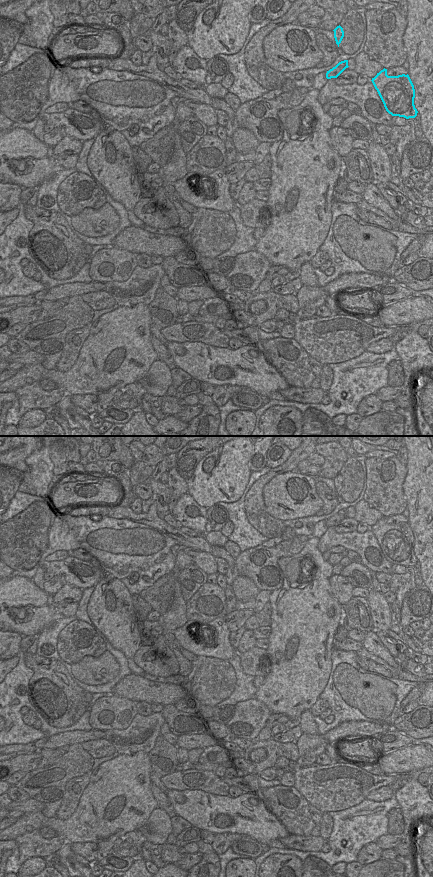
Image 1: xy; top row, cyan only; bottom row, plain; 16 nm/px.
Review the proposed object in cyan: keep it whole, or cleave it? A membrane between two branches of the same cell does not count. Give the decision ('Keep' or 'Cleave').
Cleave.

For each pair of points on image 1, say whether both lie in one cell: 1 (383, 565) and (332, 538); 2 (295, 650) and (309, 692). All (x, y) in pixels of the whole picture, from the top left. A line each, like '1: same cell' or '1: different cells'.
1: same cell
2: same cell

